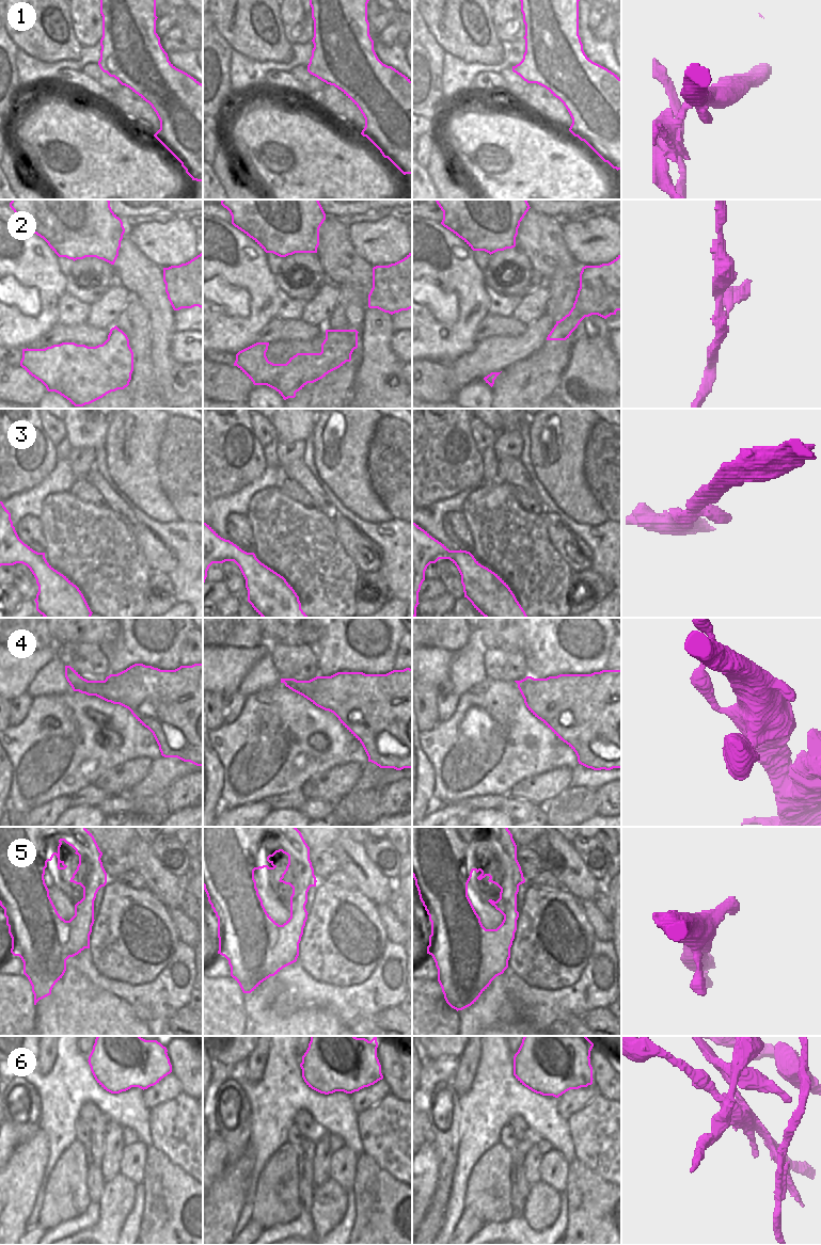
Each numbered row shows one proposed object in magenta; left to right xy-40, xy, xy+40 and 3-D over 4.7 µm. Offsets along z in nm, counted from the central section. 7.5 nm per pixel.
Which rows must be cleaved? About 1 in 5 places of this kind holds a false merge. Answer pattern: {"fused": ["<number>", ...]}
{"fused": ["1", "6"]}

